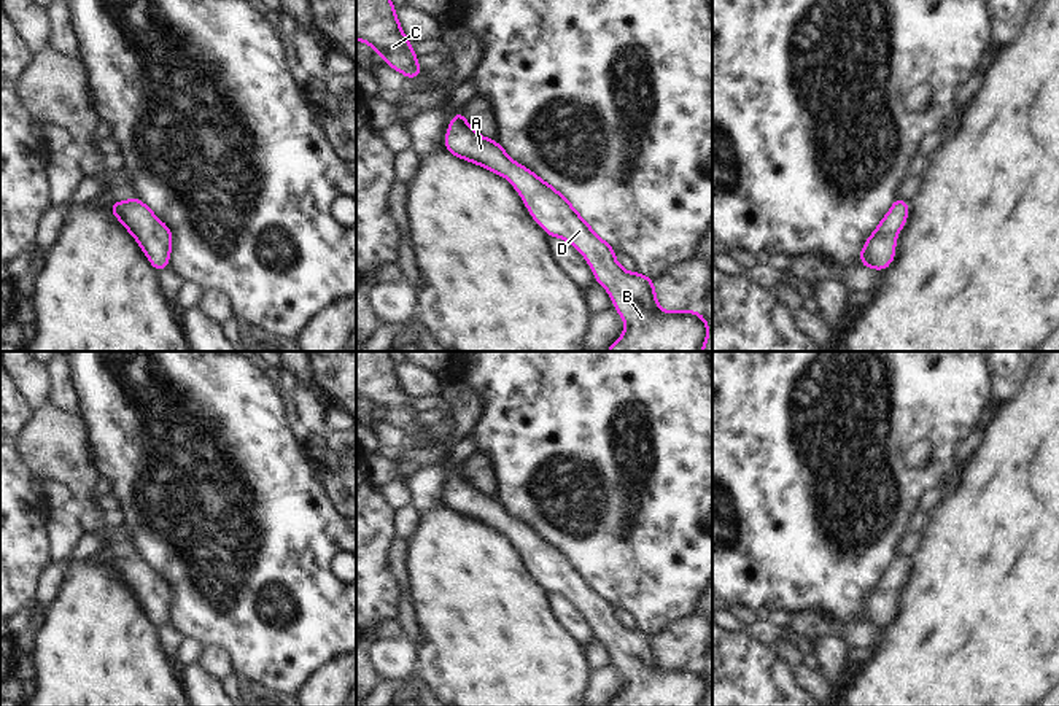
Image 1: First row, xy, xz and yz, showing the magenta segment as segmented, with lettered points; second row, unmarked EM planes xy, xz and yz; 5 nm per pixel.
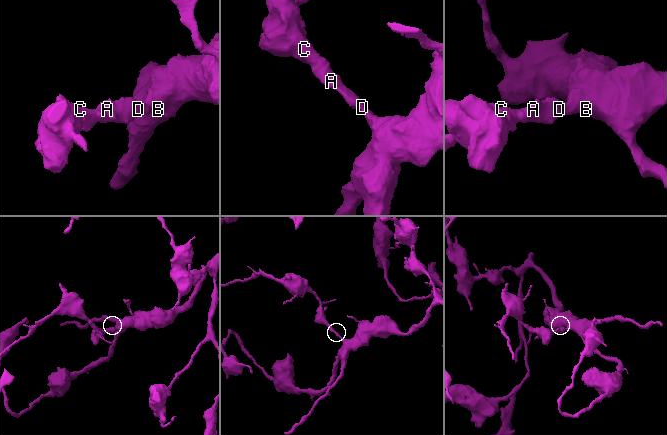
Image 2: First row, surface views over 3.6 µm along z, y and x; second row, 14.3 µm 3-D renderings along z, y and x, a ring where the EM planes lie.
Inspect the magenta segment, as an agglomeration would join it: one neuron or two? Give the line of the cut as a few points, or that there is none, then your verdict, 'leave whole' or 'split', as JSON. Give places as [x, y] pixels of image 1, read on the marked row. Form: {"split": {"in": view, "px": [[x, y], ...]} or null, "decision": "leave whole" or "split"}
{"split": null, "decision": "leave whole"}

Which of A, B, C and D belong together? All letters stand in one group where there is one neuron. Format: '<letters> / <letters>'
A B C D

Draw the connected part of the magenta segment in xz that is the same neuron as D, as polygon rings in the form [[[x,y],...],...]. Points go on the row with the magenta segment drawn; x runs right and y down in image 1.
[[[460,110],[448,124],[445,149],[469,162],[479,164],[504,178],[523,197],[534,221],[550,235],[568,240],[590,264],[596,281],[606,288],[614,308],[625,321],[623,336],[606,351],[703,351],[709,339],[709,324],[695,310],[666,312],[658,307],[654,281],[641,272],[630,273],[614,258],[615,250],[607,245],[572,208],[569,200],[555,188],[536,176],[526,167],[515,164],[496,140],[479,135]]]

